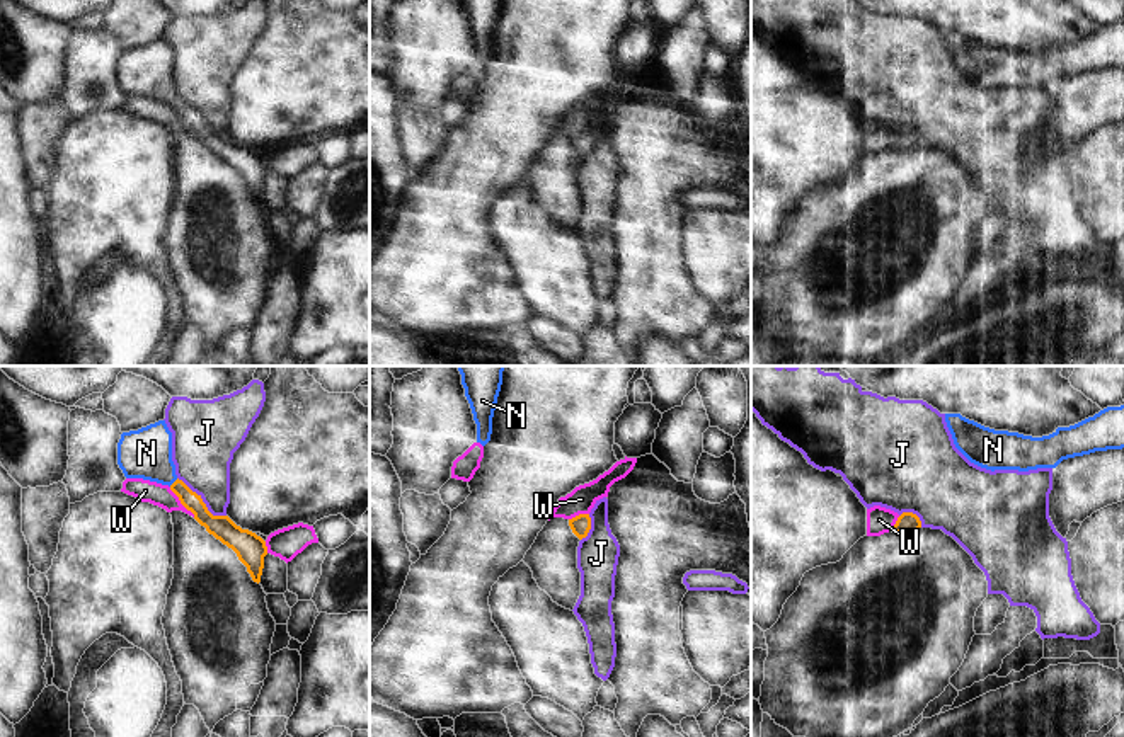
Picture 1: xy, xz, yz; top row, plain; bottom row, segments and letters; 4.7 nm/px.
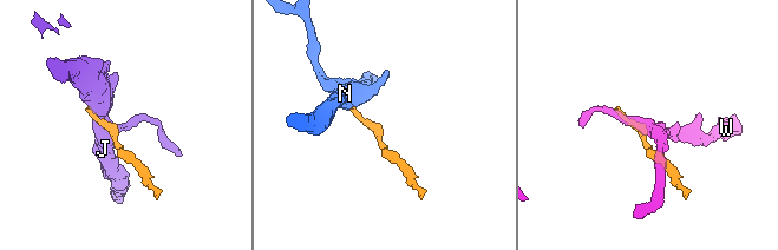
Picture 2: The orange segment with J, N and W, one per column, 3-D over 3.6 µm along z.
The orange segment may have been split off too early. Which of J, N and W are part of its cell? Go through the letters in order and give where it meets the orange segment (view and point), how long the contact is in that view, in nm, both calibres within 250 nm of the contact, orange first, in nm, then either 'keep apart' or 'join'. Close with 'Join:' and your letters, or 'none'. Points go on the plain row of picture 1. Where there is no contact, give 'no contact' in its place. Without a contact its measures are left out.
J: xy (201, 119) | 300 nm | 110/300 nm | keep apart
N: xy (174, 101) | 60 nm | 90/240 nm | join
W: xy (181, 121) | 190 nm | 110/110 nm | keep apart
Join: N

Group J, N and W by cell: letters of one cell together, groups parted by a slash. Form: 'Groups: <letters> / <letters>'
Groups: J / N / W.

